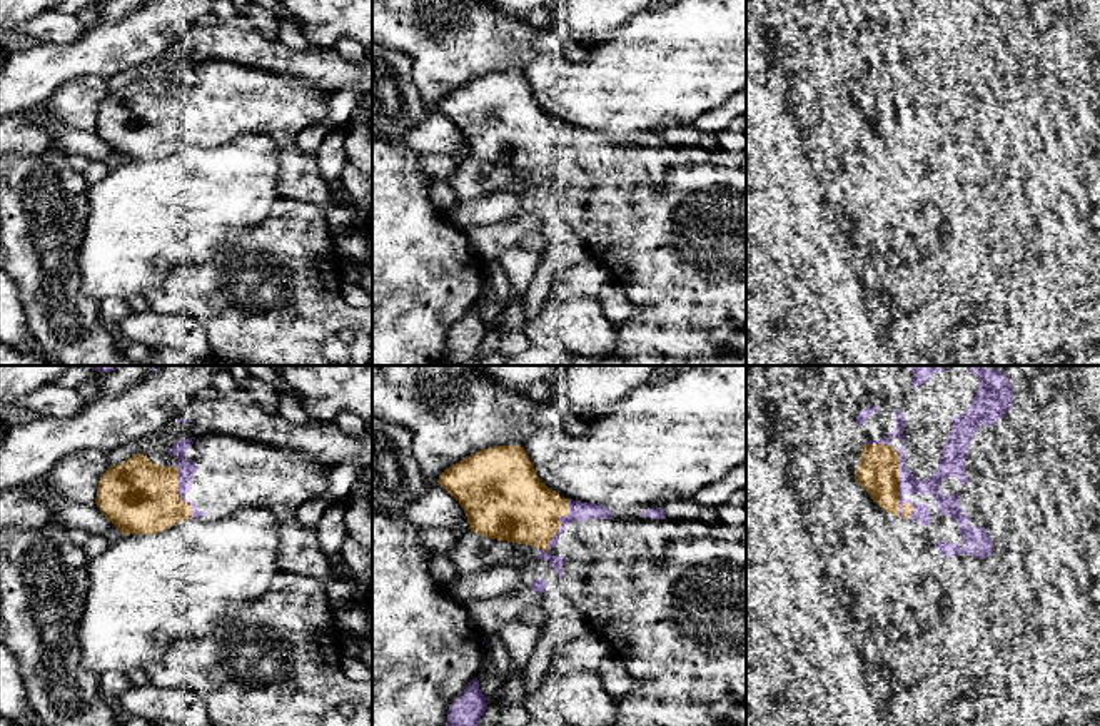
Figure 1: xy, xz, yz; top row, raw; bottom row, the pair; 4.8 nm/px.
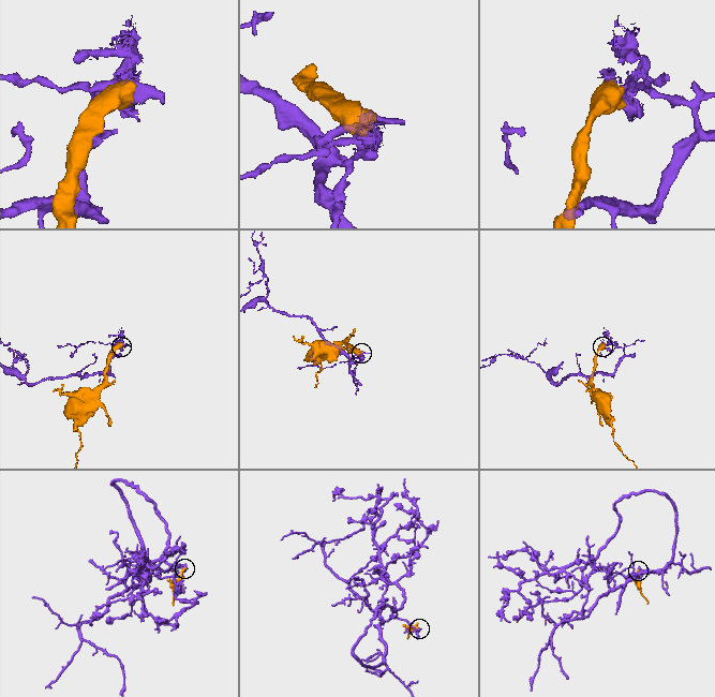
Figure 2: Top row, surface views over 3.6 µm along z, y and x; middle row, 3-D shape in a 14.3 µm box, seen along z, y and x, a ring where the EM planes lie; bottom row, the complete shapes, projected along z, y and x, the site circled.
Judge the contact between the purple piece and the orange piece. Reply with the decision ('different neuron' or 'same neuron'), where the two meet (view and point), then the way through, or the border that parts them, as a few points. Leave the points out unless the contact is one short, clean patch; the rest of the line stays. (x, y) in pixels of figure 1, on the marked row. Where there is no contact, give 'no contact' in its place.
different neuron; meets purple in xz at (560, 526)

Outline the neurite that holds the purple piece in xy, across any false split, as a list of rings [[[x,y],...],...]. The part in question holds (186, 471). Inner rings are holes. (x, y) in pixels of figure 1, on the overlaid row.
[[[180,439],[169,449],[169,454],[179,457],[179,462],[172,464],[172,466],[175,466],[179,469],[177,471],[177,476],[179,476],[179,496],[180,496],[180,499],[184,502],[192,506],[190,519],[199,519],[200,516],[204,517],[207,512],[199,511],[194,502],[185,499],[185,494],[192,489],[192,477],[197,472],[195,461],[187,462],[184,459],[192,444],[194,444],[194,441]]]

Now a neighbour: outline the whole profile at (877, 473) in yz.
[[[896,436],[890,437],[886,444],[865,444],[861,449],[860,466],[855,469],[855,481],[871,496],[871,499],[886,512],[898,516],[898,502],[901,499],[911,499],[916,504],[926,504],[931,512],[928,526],[916,522],[928,536],[936,542],[956,542],[965,546],[958,522],[951,516],[941,516],[936,509],[936,499],[926,494],[901,494],[898,487],[898,449],[901,441]]]

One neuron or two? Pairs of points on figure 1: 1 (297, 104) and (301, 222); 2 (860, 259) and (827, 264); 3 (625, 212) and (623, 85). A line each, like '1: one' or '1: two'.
1: two
2: one
3: two

